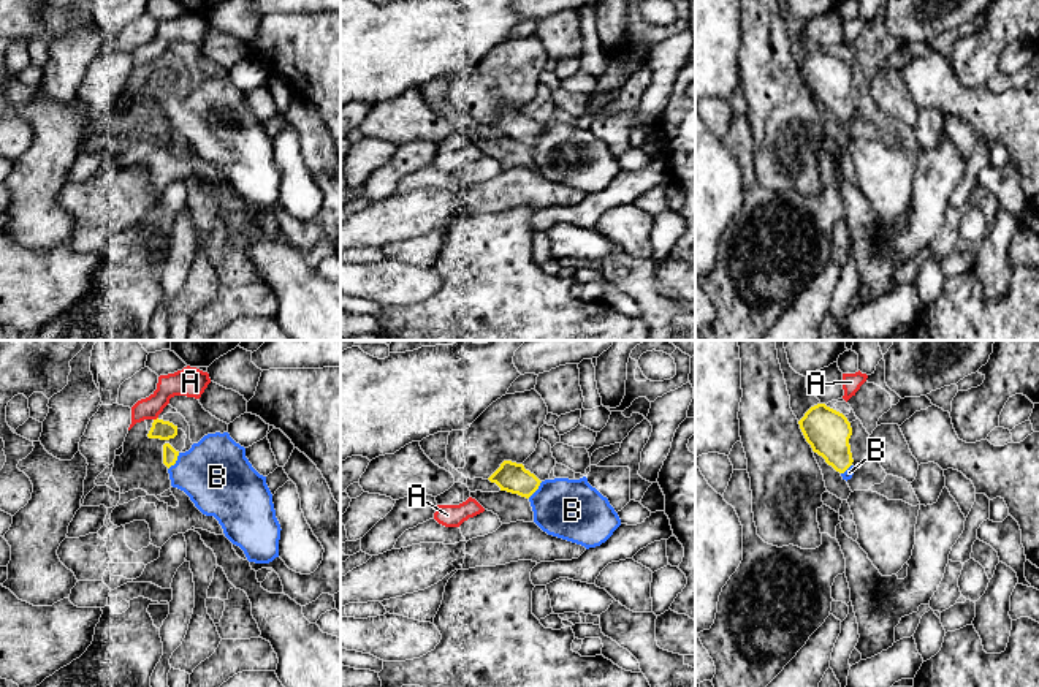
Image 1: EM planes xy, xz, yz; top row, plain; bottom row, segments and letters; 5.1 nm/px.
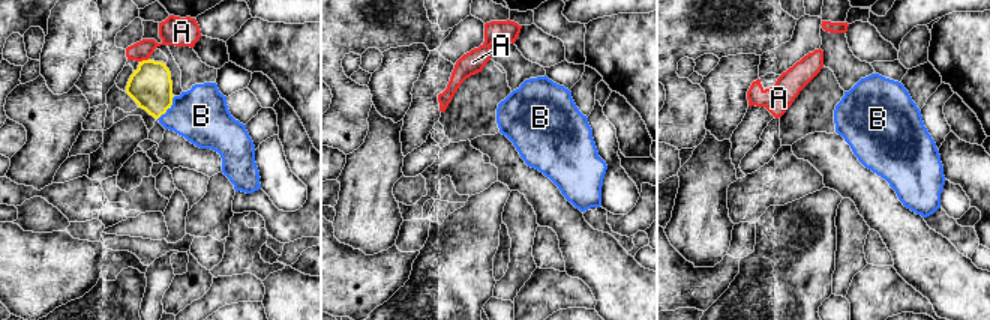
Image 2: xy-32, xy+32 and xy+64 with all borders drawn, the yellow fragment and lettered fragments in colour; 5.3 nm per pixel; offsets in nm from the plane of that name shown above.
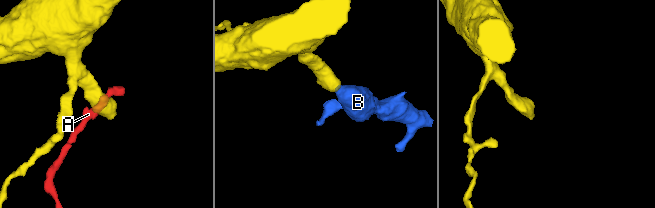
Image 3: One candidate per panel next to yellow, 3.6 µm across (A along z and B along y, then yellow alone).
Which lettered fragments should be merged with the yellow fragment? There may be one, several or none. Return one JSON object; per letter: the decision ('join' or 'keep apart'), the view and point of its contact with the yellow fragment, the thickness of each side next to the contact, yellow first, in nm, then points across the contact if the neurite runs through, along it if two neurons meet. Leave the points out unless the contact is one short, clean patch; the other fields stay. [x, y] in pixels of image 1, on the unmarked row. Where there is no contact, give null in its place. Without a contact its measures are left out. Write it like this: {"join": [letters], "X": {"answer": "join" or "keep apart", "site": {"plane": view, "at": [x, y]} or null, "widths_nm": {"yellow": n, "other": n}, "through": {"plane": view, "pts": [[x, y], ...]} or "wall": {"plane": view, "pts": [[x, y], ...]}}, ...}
{"join": ["B"], "A": {"answer": "keep apart", "site": {"plane": "xy", "at": [157, 64]}, "widths_nm": {"yellow": 100, "other": 150}, "wall": {"plane": "xy", "pts": [[157, 62], [154, 65]]}}, "B": {"answer": "join", "site": {"plane": "xy", "at": [176, 105]}, "widths_nm": {"yellow": 80, "other": 360}, "through": {"plane": "xy", "pts": [[170, 100], [176, 105], [190, 117], [217, 122]]}}}

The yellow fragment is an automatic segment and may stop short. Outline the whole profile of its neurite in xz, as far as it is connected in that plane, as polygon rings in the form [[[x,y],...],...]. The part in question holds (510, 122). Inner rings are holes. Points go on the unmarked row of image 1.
[[[504,106],[488,125],[500,136],[526,142],[534,168],[543,177],[586,195],[605,188],[621,171],[608,144],[592,133],[586,122],[540,127],[523,109]]]

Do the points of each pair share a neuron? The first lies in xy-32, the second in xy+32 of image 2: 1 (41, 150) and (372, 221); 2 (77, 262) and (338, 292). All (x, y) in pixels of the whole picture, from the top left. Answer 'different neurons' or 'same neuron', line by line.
1: same neuron
2: same neuron

